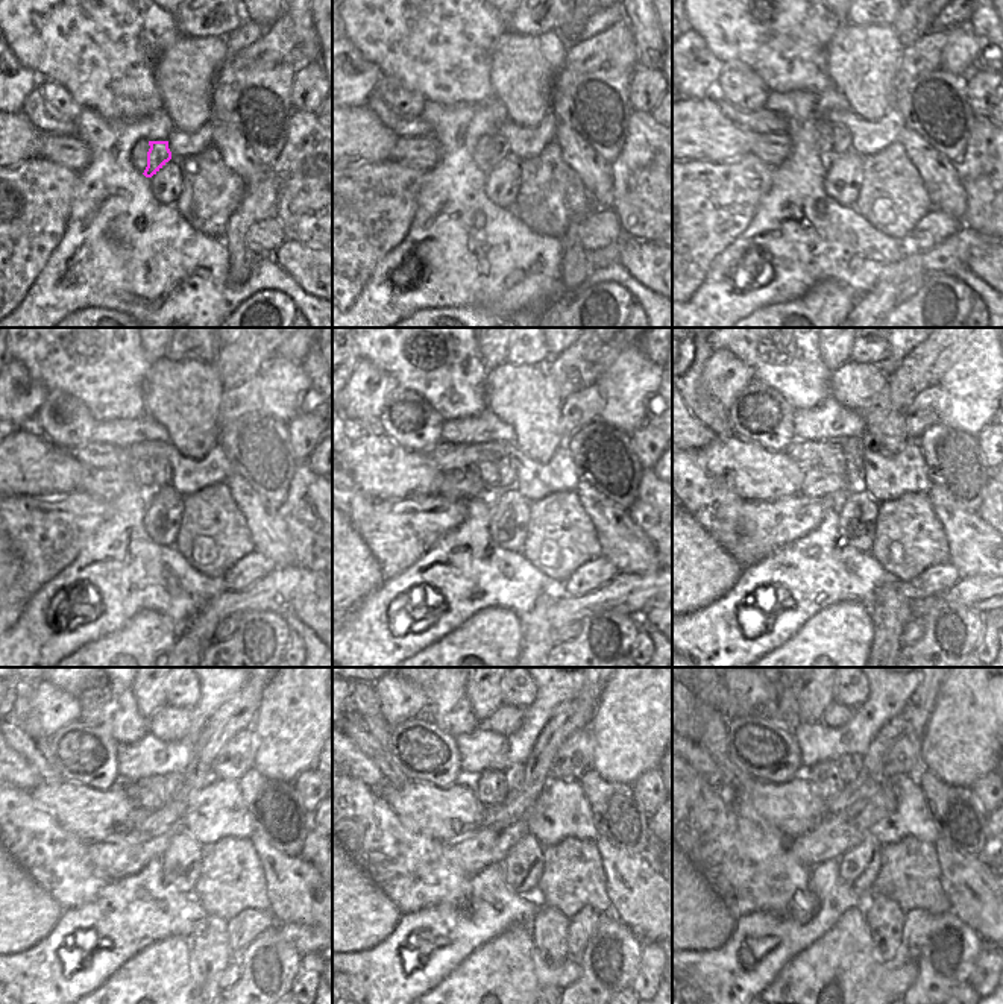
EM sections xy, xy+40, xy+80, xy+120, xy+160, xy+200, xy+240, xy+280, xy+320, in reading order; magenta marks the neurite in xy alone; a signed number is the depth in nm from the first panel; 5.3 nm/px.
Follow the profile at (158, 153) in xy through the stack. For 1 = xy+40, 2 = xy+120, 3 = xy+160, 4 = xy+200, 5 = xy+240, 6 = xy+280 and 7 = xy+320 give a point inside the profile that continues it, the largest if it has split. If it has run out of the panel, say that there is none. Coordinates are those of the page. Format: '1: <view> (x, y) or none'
1: xy+40 (498, 149)
2: xy+120 (150, 470)
3: xy+160 (489, 460)
4: xy+200 (820, 455)
5: xy+240 (141, 792)
6: xy+280 (489, 786)
7: xy+320 (826, 778)

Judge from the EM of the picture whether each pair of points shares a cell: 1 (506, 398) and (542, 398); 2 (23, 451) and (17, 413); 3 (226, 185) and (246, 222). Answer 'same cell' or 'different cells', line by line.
1: same cell
2: different cells
3: different cells

